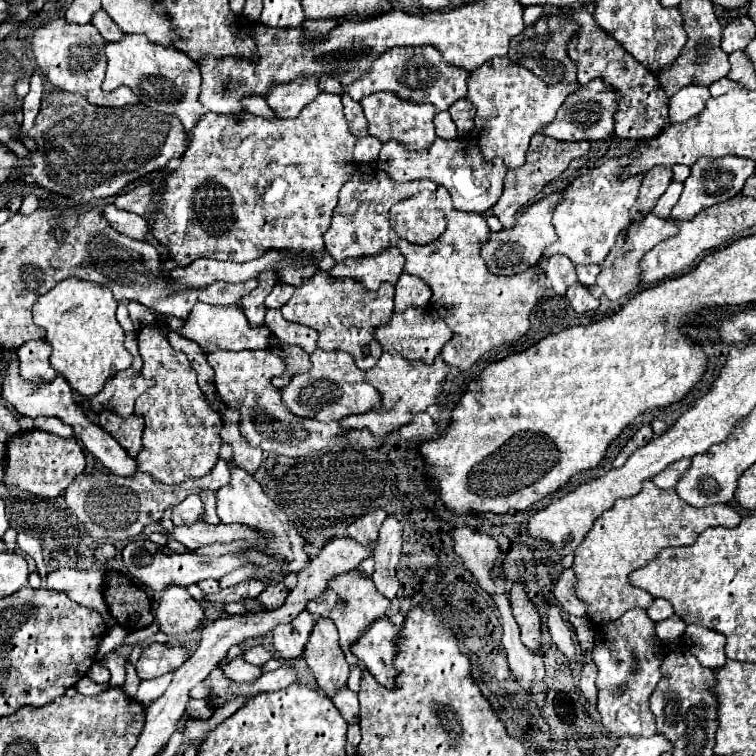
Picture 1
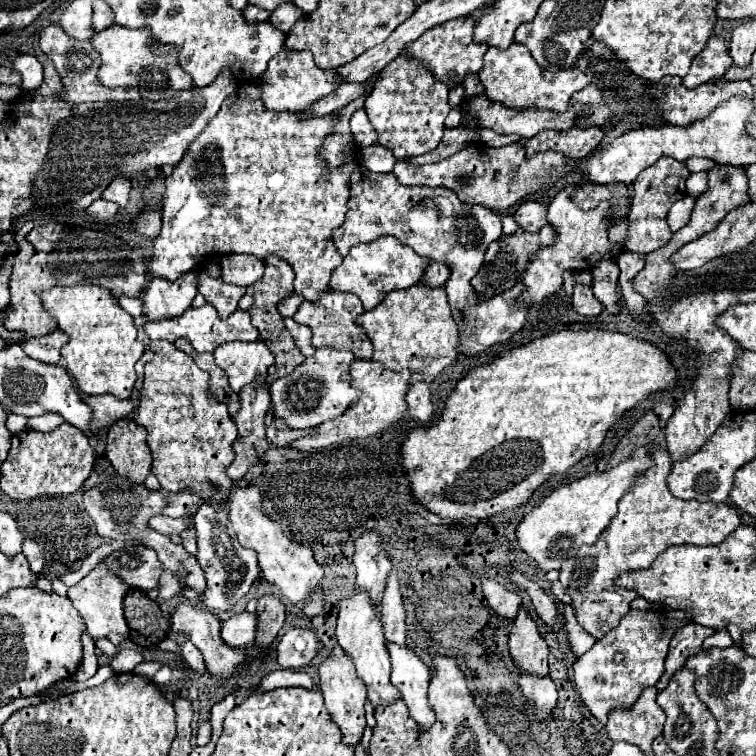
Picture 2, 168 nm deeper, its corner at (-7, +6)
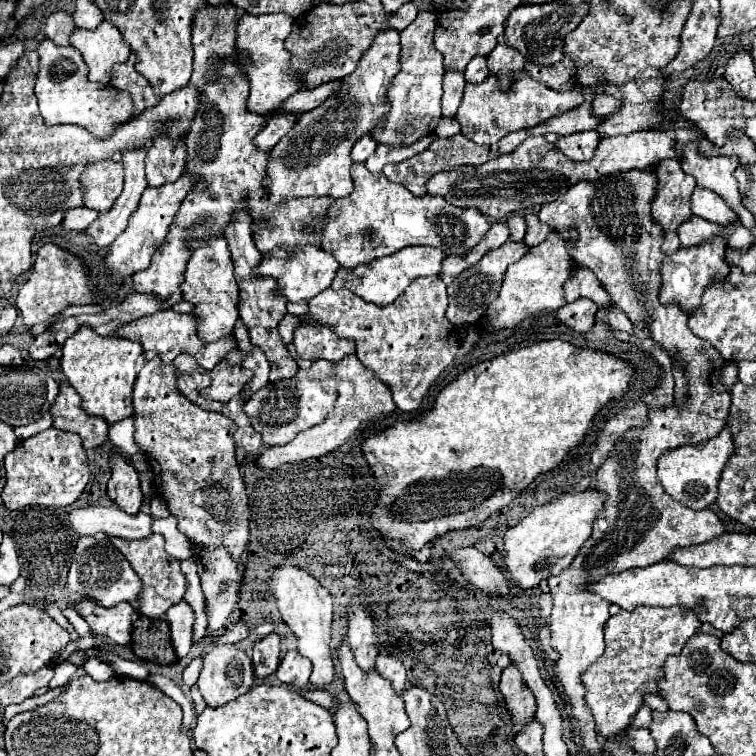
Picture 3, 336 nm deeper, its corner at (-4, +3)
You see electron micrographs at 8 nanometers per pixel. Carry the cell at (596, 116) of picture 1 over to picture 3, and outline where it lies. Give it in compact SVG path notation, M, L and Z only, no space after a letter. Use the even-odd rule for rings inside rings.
M517 74L517 86L513 86L513 90L501 90L495 78L485 78L485 82L481 84L467 84L463 102L455 118L461 124L461 134L467 136L469 140L477 144L497 144L509 132L533 128L581 104L583 104L583 96L575 90L555 92L549 86L533 80L529 74Z

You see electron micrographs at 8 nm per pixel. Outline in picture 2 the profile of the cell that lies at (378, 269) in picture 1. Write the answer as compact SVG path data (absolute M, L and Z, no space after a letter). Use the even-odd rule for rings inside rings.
M380 237L368 245L356 245L352 251L344 257L342 265L336 267L330 279L330 289L342 291L342 293L354 293L364 309L376 309L376 305L382 303L382 299L396 289L408 289L412 285L418 285L430 259L424 259L422 255L416 255L412 247L396 241L394 237Z

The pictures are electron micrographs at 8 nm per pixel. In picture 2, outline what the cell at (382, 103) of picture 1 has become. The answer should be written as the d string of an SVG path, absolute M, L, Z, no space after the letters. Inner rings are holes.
M400 55L388 63L388 67L380 71L380 79L364 103L368 119L378 133L378 143L388 147L398 159L436 149L444 133L444 119L450 113L446 87L448 85L436 81L424 63L412 59L412 55Z

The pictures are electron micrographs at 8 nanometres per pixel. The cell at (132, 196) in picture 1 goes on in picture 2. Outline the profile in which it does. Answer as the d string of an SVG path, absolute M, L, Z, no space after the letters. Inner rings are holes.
M119 175L108 185L108 189L104 189L102 199L106 201L114 201L118 207L126 207L128 203L128 193L132 190L132 180Z

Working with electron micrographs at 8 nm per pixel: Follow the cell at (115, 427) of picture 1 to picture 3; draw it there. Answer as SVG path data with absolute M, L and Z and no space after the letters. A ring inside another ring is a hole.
M121 452L109 454L111 462L111 480L107 484L107 494L115 500L125 512L135 514L143 502L143 492L139 484L139 472L129 464Z

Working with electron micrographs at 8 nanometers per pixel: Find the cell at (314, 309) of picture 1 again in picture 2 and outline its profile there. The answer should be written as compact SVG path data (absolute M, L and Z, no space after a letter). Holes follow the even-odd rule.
M326 291L322 297L314 303L304 301L300 309L294 315L294 321L310 327L312 331L312 347L332 347L332 349L346 349L352 351L358 359L370 359L372 355L372 343L366 337L366 331L356 325L356 317L364 311L360 299L352 293L338 293L338 291Z

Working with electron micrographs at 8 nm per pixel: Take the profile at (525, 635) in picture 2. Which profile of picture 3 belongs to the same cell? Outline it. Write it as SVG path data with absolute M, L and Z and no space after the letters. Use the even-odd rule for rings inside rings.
M511 662L503 674L501 674L501 682L499 682L499 690L507 702L507 710L515 722L513 726L513 734L521 732L521 728L525 726L525 722L529 718L533 718L535 714L535 698L531 694L531 690L527 688L525 680L521 678L519 668Z

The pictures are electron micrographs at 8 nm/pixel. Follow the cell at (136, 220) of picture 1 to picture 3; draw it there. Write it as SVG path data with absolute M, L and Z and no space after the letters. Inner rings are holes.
M71 208L67 210L65 218L63 218L63 228L67 230L85 230L93 220L99 218L99 212L97 210L91 210L91 208Z

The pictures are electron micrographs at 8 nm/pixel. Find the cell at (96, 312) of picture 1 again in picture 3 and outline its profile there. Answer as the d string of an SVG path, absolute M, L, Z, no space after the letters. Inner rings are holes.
M79 326L75 336L63 344L63 356L59 366L67 376L69 384L83 398L83 410L93 416L101 416L107 424L133 416L131 394L137 378L137 358L143 354L143 346L127 338L99 336L91 326Z

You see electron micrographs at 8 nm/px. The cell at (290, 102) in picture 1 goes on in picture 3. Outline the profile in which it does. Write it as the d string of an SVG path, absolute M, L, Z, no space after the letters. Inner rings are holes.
M245 14L237 26L237 48L249 50L253 66L247 72L251 92L249 92L249 110L263 116L273 116L279 112L283 102L295 92L303 90L299 72L291 68L291 54L283 48L285 38L289 36L293 18L287 14L269 14L269 16L249 16Z

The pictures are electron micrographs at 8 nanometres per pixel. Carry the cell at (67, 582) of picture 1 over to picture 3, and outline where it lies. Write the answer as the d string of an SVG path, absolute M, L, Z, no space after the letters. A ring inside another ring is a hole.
M81 598L77 610L95 634L107 636L119 646L131 644L131 624L135 620L135 610L129 602L119 602L113 608L105 608L93 598Z

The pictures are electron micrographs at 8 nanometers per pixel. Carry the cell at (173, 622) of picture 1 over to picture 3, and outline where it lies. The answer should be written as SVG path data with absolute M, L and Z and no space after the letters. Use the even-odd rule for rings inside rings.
M211 644L201 652L201 660L203 660L203 668L201 668L197 686L207 706L211 708L217 708L235 700L237 696L249 692L249 688L255 684L255 672L253 672L251 660L245 654L245 650L237 648L235 644Z

